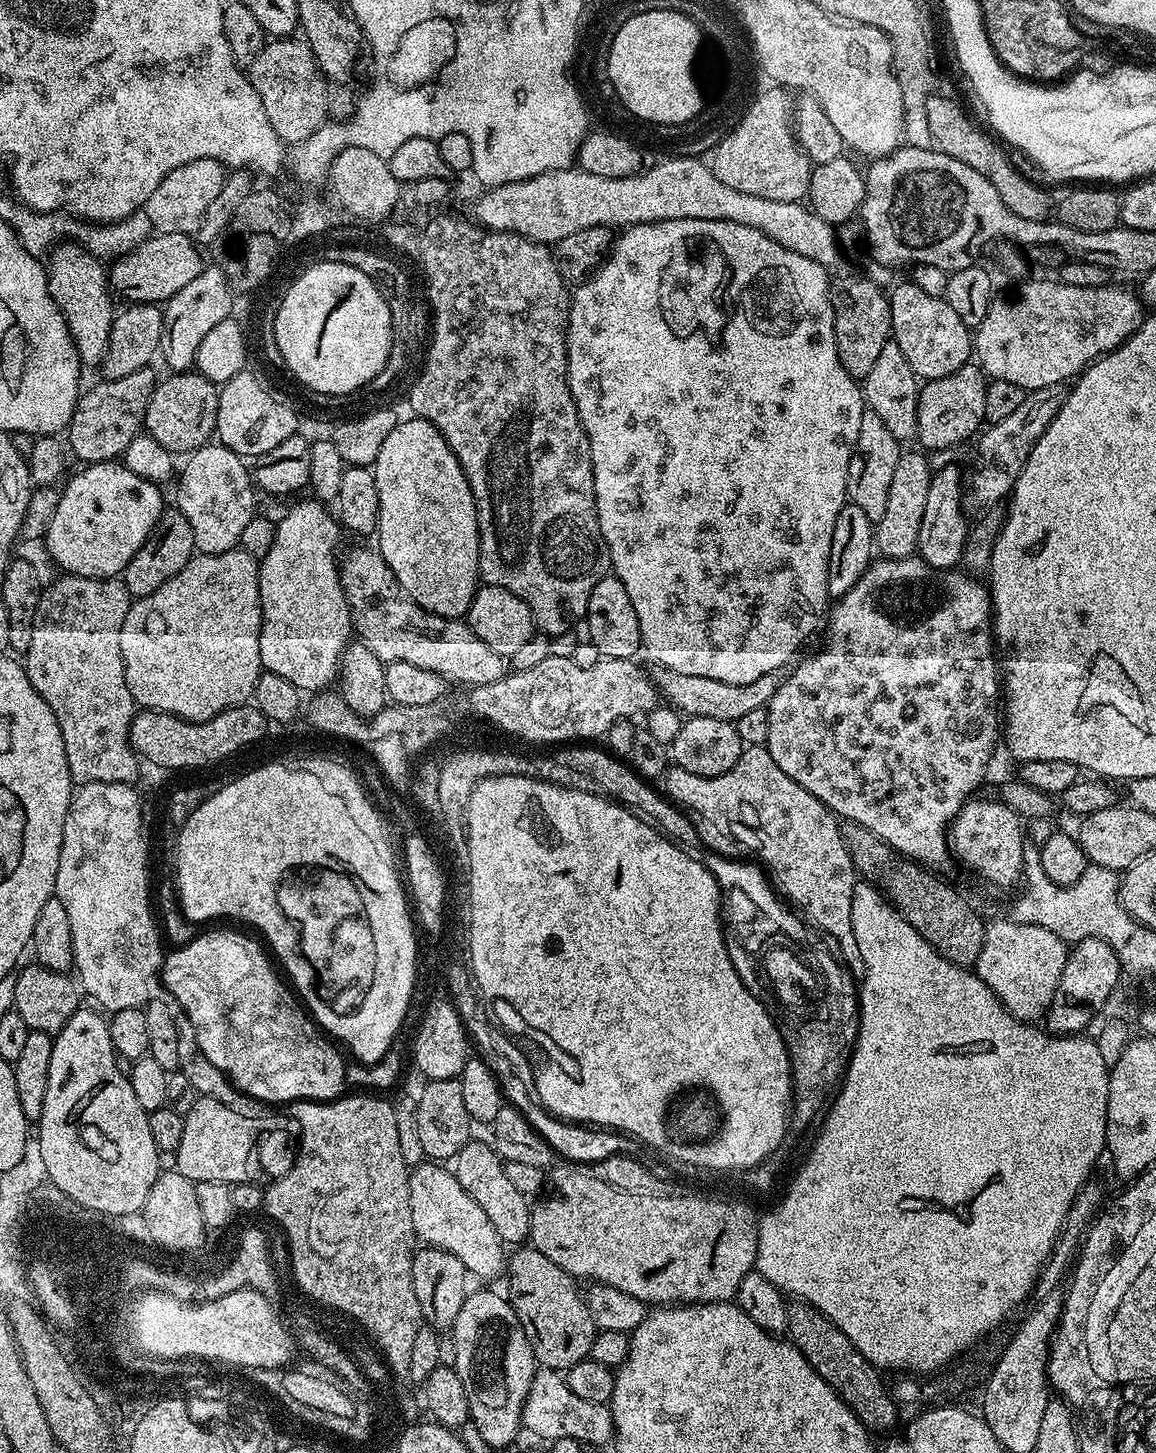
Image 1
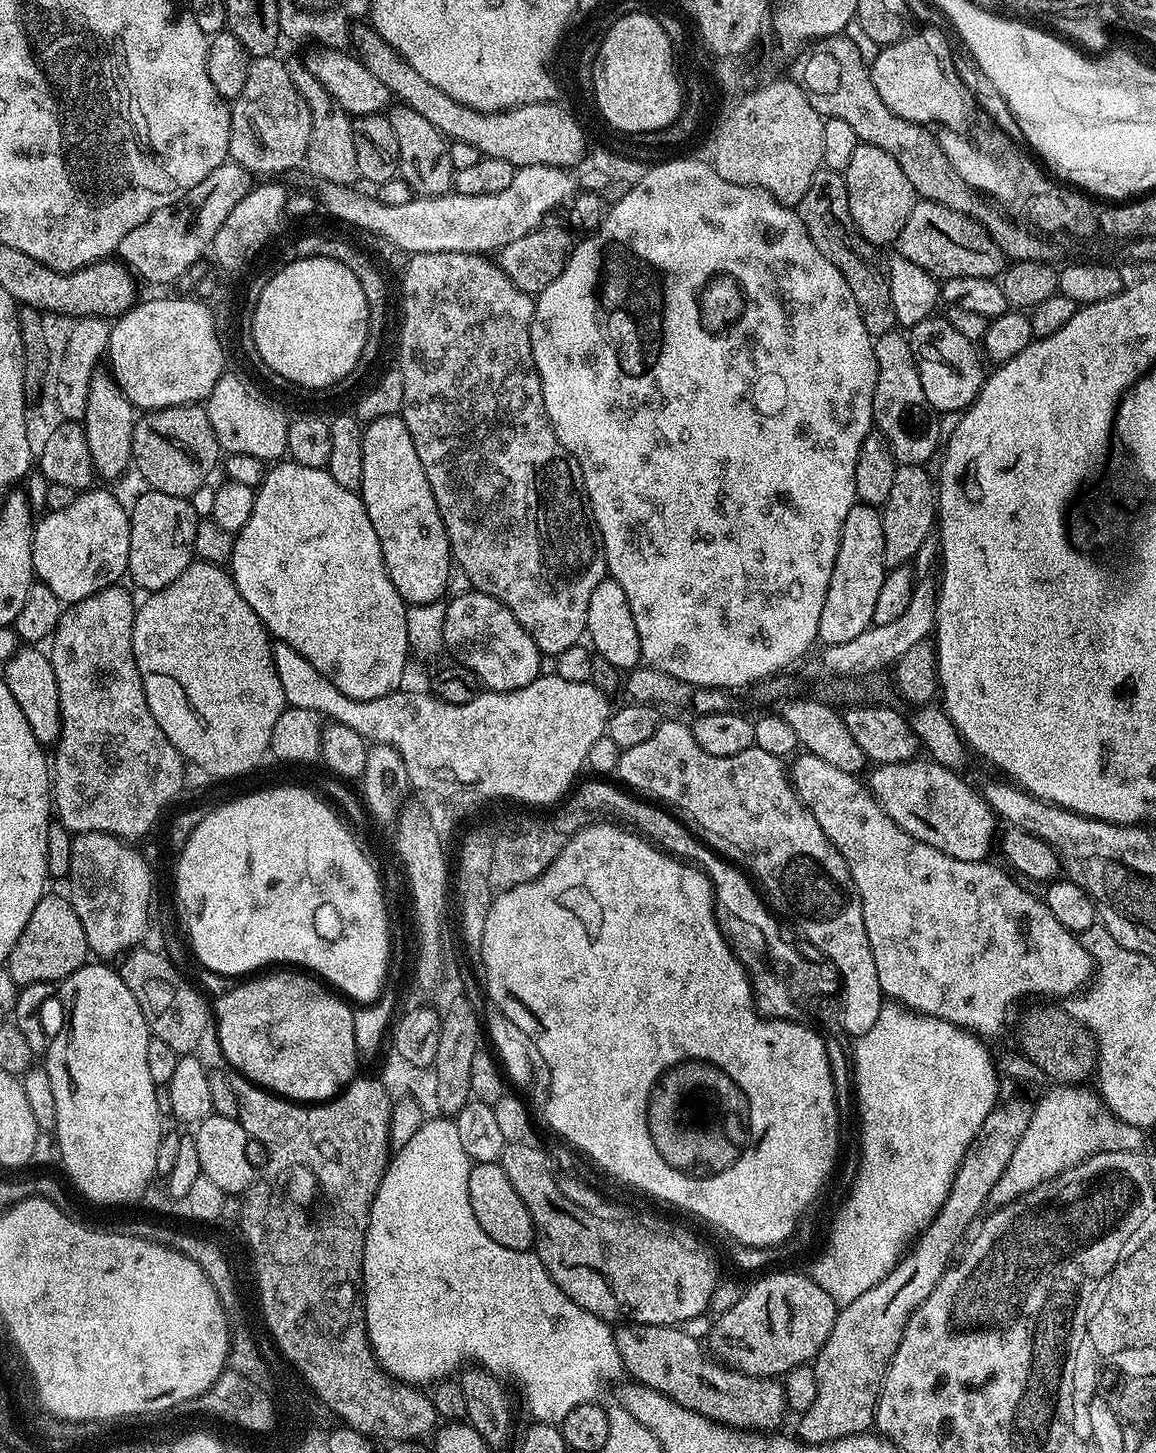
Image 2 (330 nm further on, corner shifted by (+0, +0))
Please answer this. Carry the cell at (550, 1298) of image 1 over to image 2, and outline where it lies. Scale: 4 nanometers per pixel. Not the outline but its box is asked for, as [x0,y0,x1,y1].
[615,1322,788,1434]

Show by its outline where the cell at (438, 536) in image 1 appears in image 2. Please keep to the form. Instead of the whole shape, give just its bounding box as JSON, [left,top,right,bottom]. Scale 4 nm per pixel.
[359,414,454,604]

